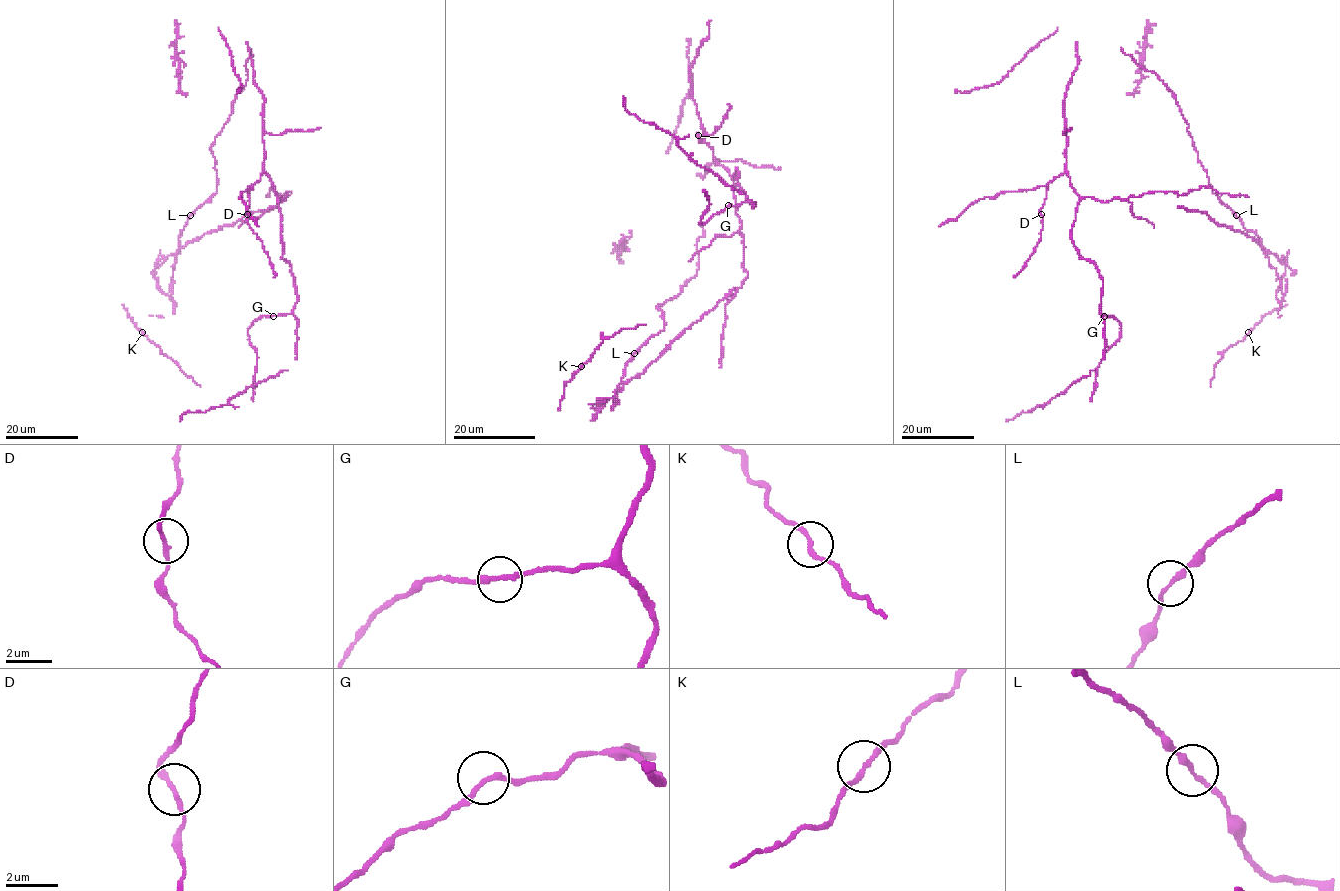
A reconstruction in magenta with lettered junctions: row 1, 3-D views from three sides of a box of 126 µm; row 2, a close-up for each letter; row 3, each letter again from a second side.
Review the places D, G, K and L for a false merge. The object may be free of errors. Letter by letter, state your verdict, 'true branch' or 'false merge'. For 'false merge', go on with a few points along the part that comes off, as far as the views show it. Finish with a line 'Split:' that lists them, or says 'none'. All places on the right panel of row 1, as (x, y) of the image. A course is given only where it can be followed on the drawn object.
D: true branch
G: true branch
K: true branch
L: false merge | (1236, 215), (1247, 230), (1259, 237), (1263, 246), (1242, 232), (1219, 226), (1204, 213), (1178, 206)
Split: L

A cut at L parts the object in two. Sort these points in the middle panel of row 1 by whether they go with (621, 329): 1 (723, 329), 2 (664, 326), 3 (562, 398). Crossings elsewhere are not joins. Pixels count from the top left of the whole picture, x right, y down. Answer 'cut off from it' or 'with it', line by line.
1: with it
2: with it
3: with it

